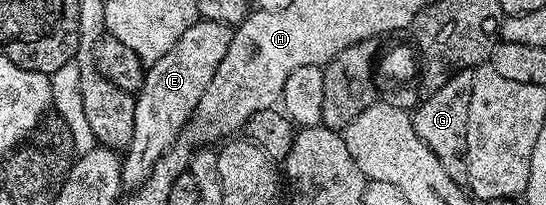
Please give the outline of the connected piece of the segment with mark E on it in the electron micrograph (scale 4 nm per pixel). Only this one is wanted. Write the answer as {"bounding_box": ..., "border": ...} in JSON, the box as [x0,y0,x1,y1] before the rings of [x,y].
{"bounding_box":[121,18,233,189],"border":[[[200,18],[179,37],[167,54],[146,69],[143,88],[135,96],[132,139],[122,157],[121,182],[124,189],[140,187],[158,160],[174,145],[227,54],[233,31],[222,22]]]}

